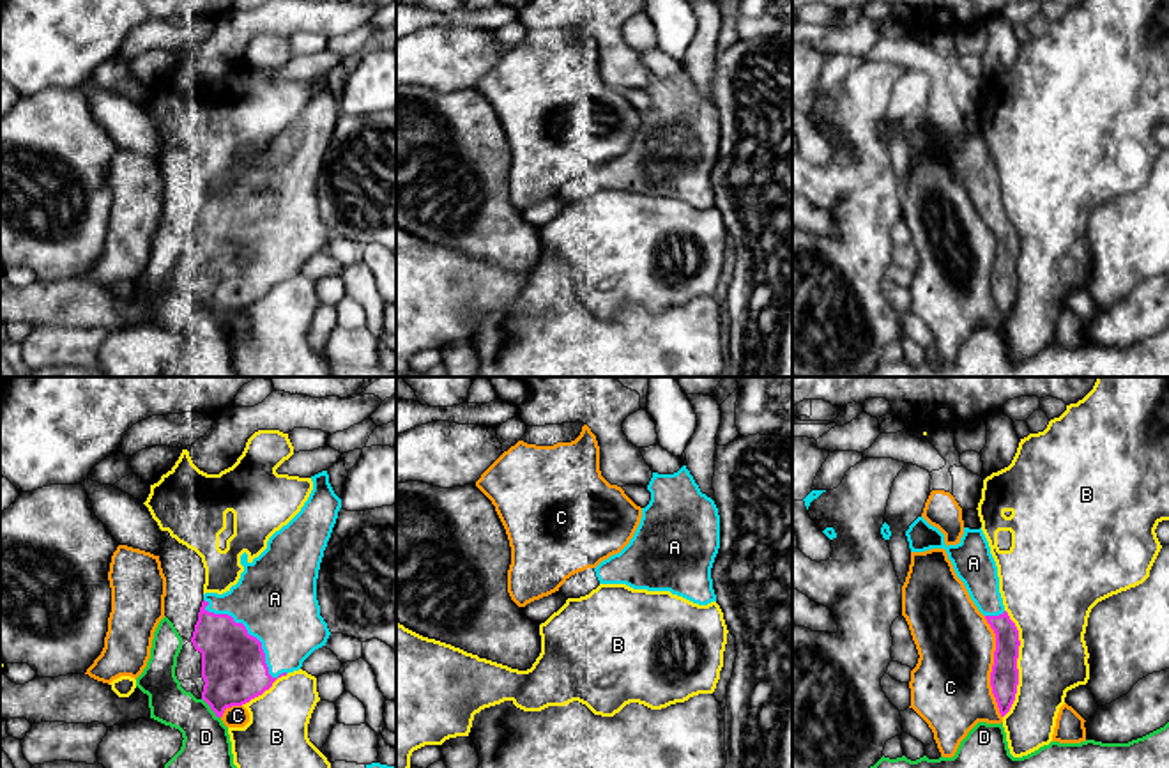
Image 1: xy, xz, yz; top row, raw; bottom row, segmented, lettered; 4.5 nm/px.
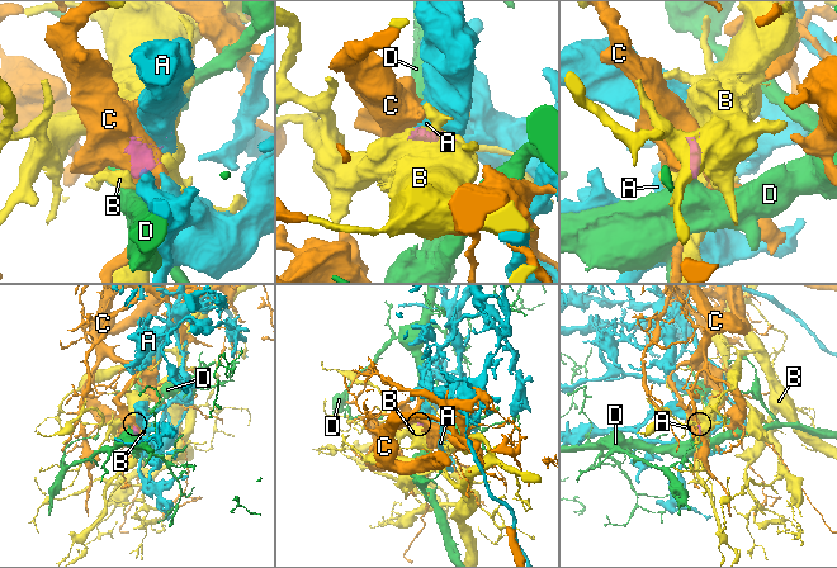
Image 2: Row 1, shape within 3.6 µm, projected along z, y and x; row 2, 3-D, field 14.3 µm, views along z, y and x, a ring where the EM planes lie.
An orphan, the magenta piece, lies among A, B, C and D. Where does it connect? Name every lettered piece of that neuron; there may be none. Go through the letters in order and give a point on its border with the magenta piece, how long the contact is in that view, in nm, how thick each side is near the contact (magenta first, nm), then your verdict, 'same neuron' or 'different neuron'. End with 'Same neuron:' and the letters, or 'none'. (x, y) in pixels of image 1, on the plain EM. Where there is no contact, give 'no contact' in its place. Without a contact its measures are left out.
A: xy (252, 239) | 500 nm | 300/380 nm | same neuron
B: yz (1016, 268) | 500 nm | 130/320 nm | different neuron
C: yz (993, 271) | 480 nm | 130/360 nm | different neuron
D: xy (211, 312) | 130 nm | 300/260 nm | different neuron
Same neuron: A

